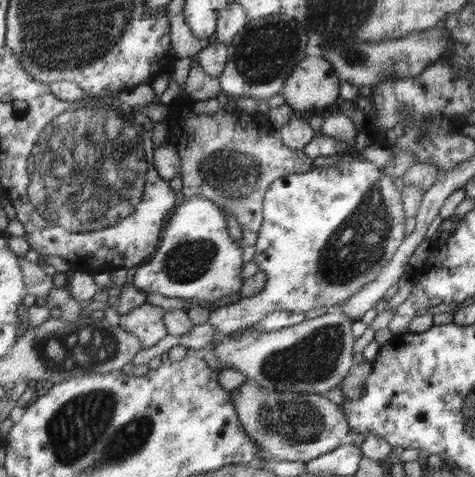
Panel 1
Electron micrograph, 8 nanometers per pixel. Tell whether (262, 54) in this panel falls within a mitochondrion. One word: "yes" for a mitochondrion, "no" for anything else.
yes

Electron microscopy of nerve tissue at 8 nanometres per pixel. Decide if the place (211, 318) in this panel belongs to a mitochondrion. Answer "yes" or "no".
no

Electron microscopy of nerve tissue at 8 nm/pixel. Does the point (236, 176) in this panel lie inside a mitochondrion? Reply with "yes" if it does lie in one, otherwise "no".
yes

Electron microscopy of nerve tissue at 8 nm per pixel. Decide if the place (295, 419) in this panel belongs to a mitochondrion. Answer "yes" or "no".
yes

